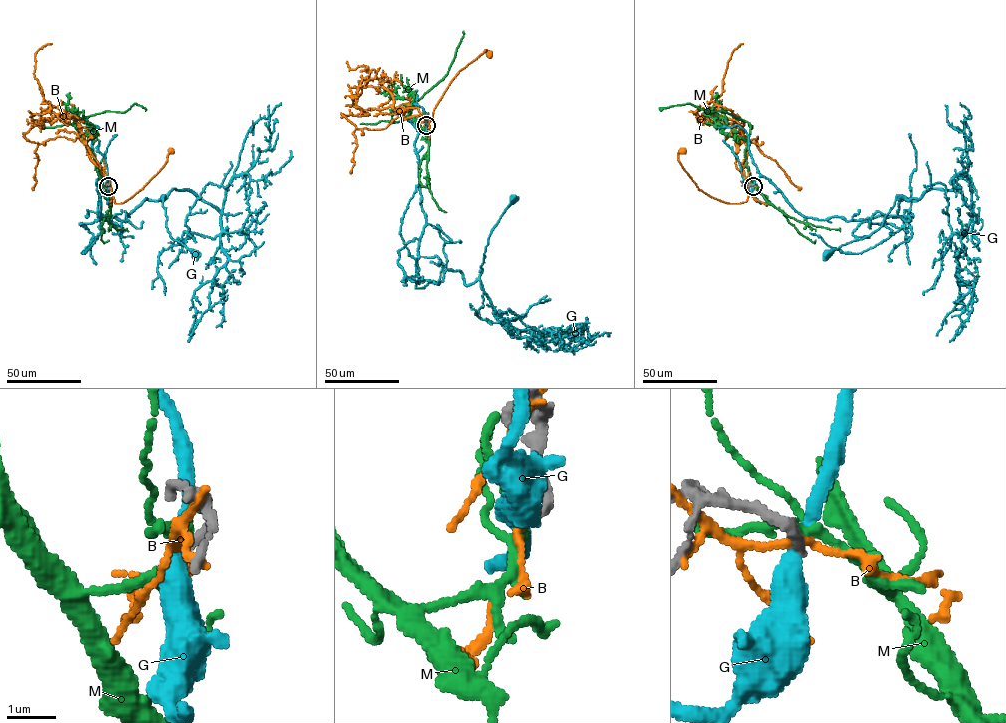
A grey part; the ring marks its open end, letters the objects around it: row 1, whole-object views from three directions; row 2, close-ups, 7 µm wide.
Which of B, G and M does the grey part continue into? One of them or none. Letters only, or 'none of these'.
none of these

